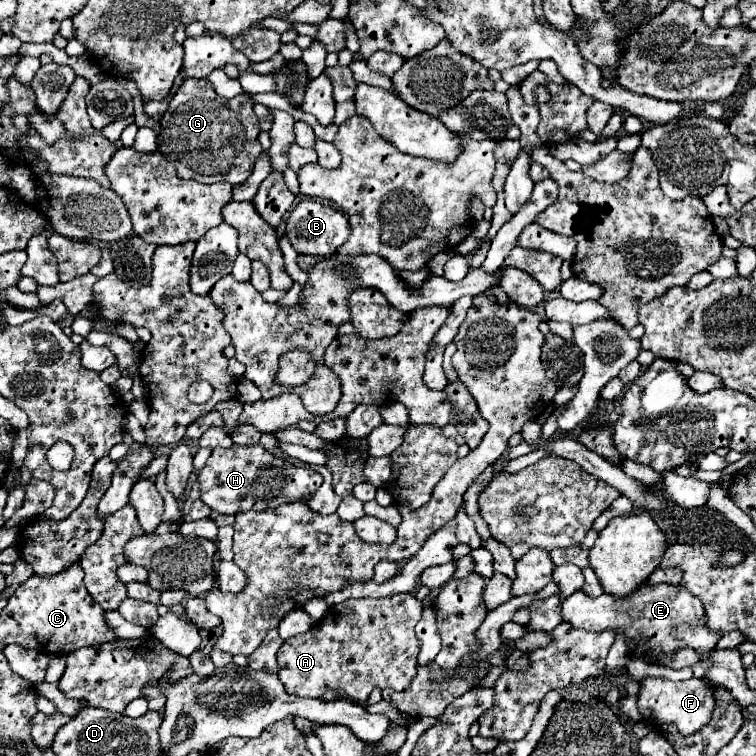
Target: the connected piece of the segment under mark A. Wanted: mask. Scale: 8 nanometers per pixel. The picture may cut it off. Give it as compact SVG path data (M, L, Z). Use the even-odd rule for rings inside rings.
M400 593L394 595L394 617L386 611L382 613L382 603L376 599L350 599L344 601L342 605L330 607L326 615L312 625L310 631L304 635L296 635L292 639L286 639L278 651L278 677L282 685L286 687L288 693L294 693L298 697L322 697L328 689L340 691L346 699L352 699L360 705L366 703L368 695L372 693L374 687L380 689L396 689L404 691L410 685L410 679L416 675L416 655L420 651L418 639L414 635L414 627L422 617L422 601L418 601L410 593Z

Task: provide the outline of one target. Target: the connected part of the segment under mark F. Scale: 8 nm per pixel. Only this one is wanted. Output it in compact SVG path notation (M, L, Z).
M642 679L640 681L640 697L638 709L644 713L648 721L654 723L674 723L682 735L694 735L700 731L714 713L714 693L706 687L702 679L688 681L666 681L666 679Z

